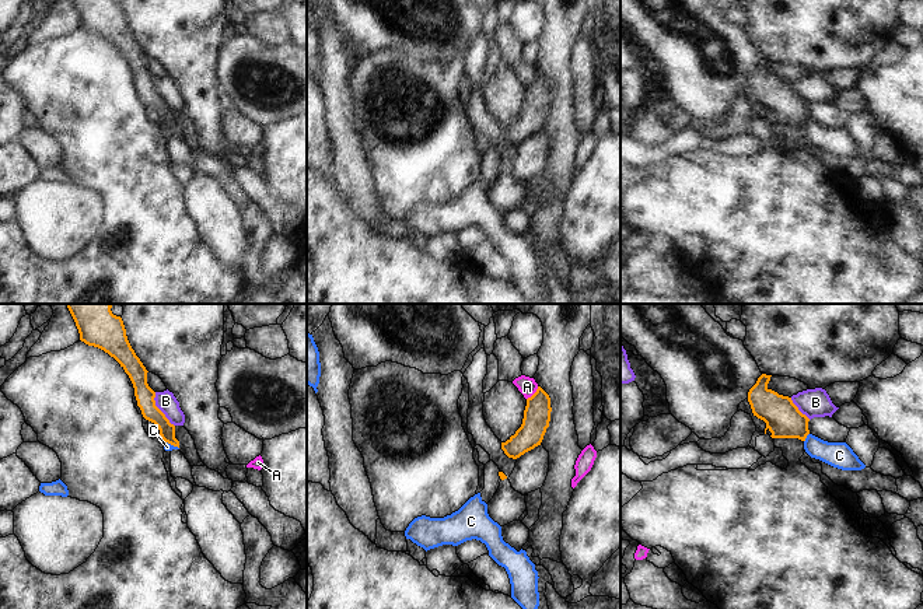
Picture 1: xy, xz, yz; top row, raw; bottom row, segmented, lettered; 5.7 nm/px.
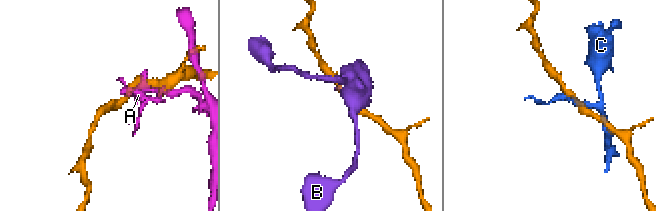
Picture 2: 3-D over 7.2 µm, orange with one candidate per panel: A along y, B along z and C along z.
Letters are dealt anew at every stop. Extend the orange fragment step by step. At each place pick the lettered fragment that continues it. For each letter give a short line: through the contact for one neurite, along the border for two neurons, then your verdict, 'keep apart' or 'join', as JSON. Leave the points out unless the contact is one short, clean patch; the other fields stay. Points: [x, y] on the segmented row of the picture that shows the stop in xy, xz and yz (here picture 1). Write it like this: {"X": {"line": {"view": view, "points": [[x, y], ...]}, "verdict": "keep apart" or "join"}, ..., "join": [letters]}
{"A": {"verdict": "keep apart"}, "B": {"verdict": "keep apart"}, "C": {"line": {"view": "yz", "points": [[808, 433], [804, 441]]}, "verdict": "keep apart"}, "join": []}

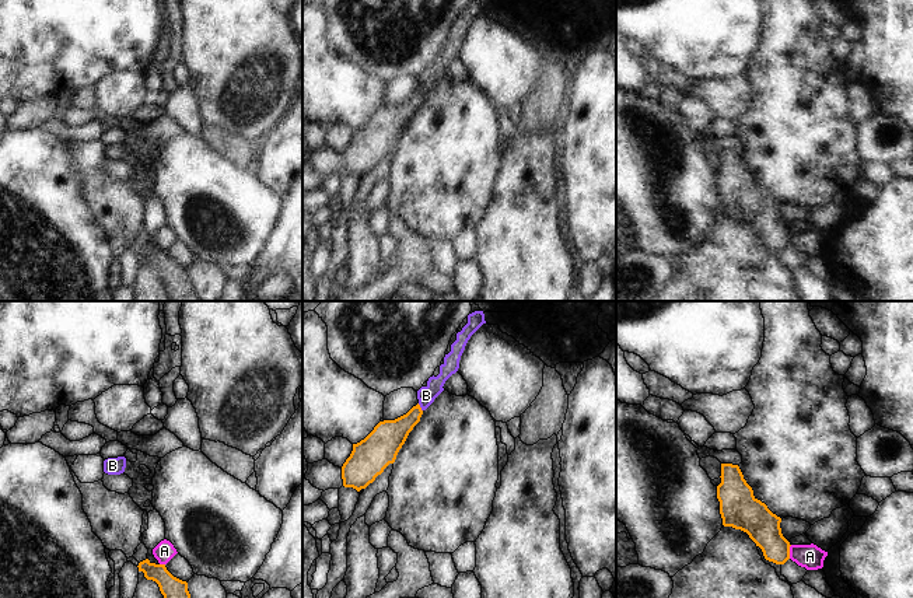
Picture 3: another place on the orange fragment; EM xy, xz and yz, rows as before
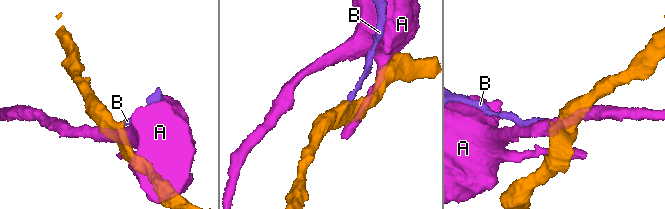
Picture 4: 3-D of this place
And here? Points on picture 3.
{"A": {"verdict": "keep apart"}, "B": {"line": {"view": "xz", "points": [[388, 436], [396, 432], [420, 408], [426, 395]]}, "verdict": "join"}, "join": ["B"]}

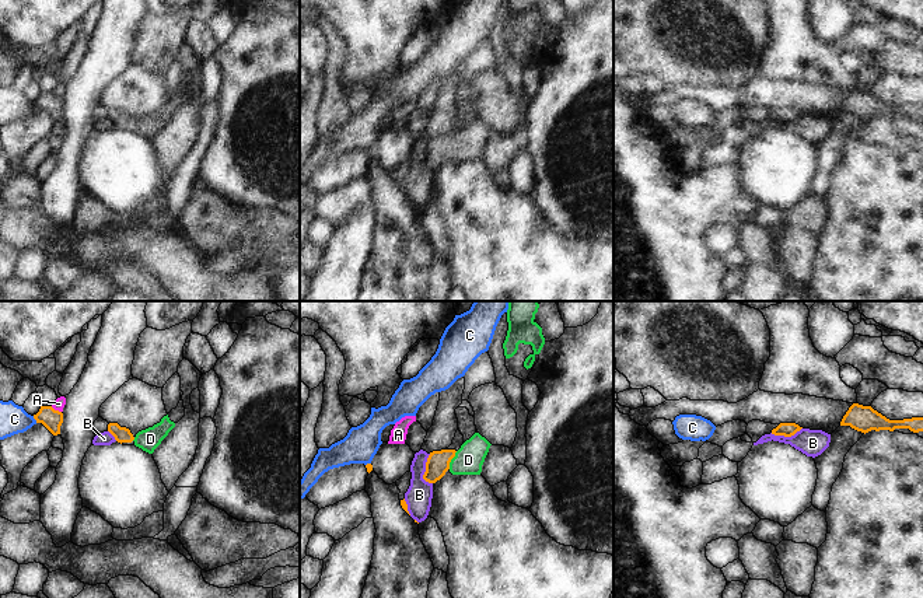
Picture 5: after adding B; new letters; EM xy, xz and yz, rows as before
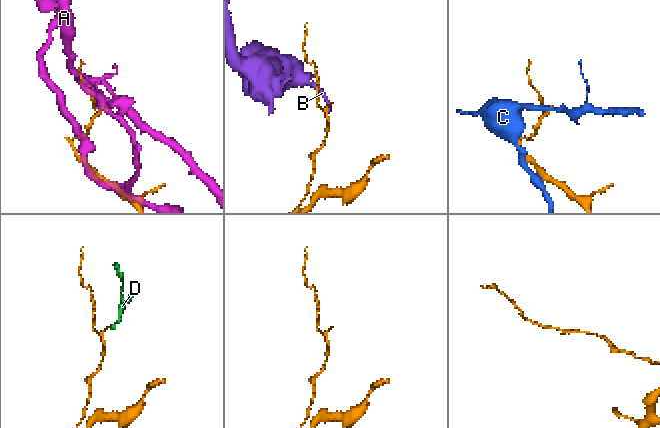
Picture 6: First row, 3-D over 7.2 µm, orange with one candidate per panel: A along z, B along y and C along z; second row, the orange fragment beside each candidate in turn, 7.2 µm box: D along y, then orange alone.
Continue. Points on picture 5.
{"A": {"verdict": "keep apart"}, "B": {"line": {"view": "xz", "points": [[430, 454], [423, 475], [429, 483]]}, "verdict": "keep apart"}, "C": {"verdict": "keep apart"}, "D": {"line": {"view": "xz", "points": [[437, 464], [451, 458], [468, 460]]}, "verdict": "join"}, "join": ["D"]}

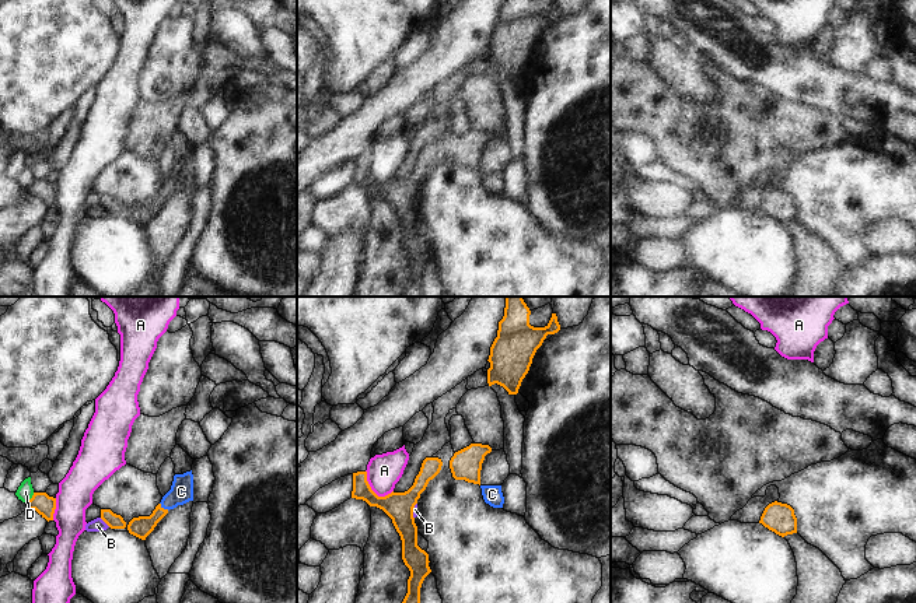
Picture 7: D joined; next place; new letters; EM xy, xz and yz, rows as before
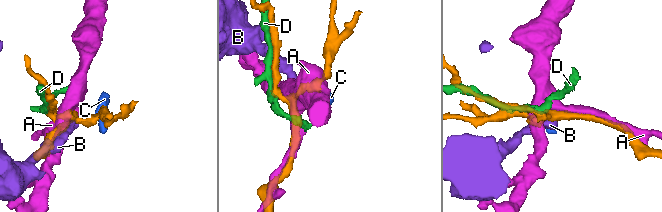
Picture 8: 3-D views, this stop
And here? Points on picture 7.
{"A": {"verdict": "keep apart"}, "B": {"line": {"view": "xy", "points": [[100, 518], [109, 526]]}, "verdict": "keep apart"}, "C": {"line": {"view": "xy", "points": [[142, 526], [163, 508], [181, 491]]}, "verdict": "join"}, "D": {"verdict": "keep apart"}, "join": ["C"]}

